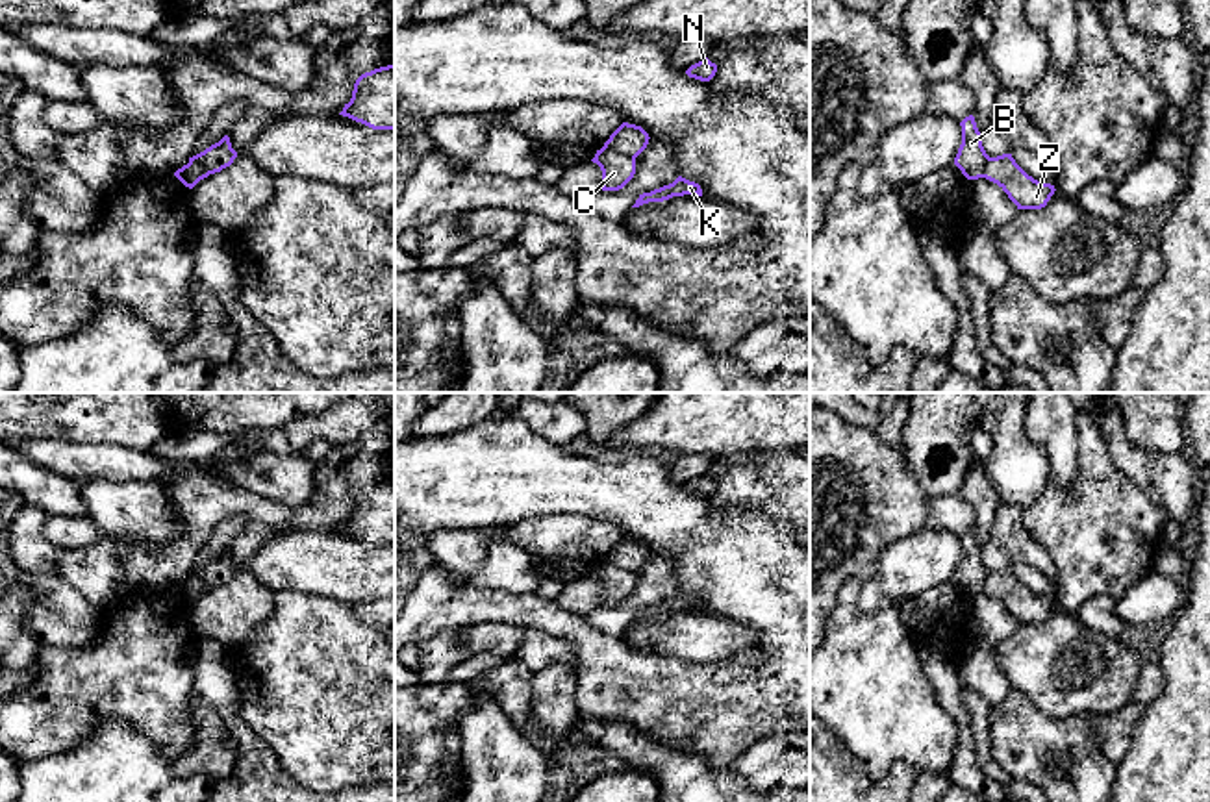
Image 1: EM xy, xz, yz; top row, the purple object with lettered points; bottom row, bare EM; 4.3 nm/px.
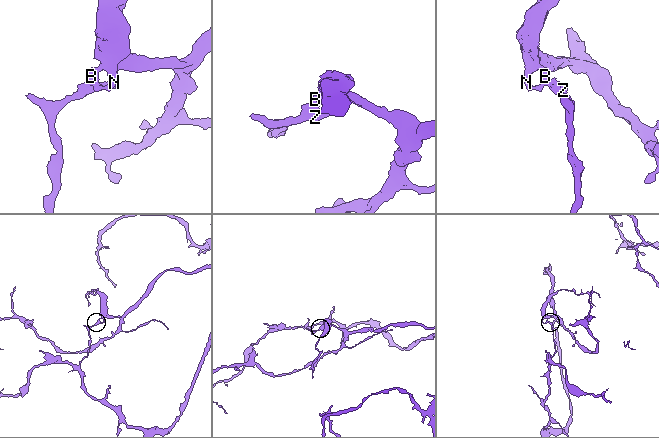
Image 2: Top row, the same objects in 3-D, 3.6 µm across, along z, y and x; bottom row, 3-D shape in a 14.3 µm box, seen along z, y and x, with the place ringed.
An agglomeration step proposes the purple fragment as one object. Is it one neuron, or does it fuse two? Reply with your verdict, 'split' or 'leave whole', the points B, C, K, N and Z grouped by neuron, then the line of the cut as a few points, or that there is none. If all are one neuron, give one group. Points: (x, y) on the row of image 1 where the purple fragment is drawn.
split; B N / C K Z; cut in xz along (603, 147), (629, 154), (634, 160)

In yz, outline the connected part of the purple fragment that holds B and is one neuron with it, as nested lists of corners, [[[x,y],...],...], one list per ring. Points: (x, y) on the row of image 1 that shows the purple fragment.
[[[969,115],[962,122],[962,144],[954,157],[954,165],[962,170],[967,180],[984,178],[986,163],[989,156],[982,146],[982,133],[977,128],[975,117]]]

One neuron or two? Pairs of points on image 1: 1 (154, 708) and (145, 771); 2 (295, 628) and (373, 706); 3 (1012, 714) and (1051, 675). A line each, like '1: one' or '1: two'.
1: two
2: one
3: two

